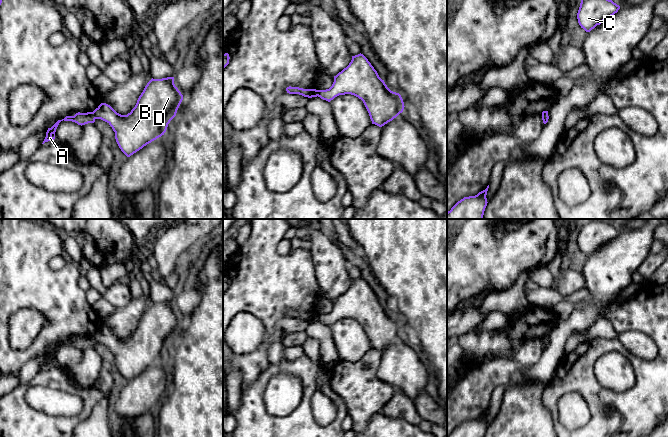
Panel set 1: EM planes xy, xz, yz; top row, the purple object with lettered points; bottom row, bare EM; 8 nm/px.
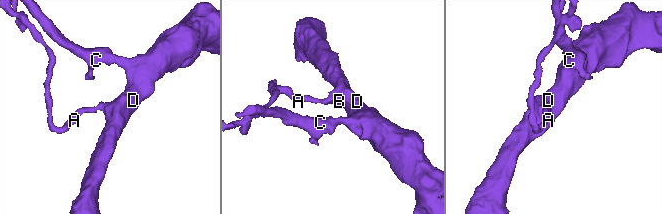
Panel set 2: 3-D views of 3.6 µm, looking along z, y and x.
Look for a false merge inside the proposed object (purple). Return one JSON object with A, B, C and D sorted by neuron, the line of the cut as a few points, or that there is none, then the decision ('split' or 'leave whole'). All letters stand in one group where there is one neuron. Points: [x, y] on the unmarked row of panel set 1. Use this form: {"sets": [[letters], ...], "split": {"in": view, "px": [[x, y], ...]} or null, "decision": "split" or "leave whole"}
{"sets": [["A"], ["B", "C", "D"]], "split": {"in": "xy", "px": [[92, 336], [96, 342]]}, "decision": "split"}

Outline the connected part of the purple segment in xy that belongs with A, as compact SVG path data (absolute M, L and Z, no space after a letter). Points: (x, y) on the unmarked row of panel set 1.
M78 336L74 340L66 340L64 343L58 344L51 352L48 352L48 354L46 356L46 361L42 368L55 363L56 353L57 353L59 347L63 344L72 345L72 346L75 346L78 349L82 350L82 349L88 348L88 347L94 347L95 343L96 343L96 341L94 340L93 336L87 336L87 337Z

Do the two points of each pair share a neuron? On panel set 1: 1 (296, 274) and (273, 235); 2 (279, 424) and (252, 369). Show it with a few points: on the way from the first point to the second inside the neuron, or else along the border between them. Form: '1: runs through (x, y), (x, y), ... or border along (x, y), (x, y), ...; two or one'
1: runs through (286, 267), (272, 253), (272, 245); one
2: border along (270, 363), (250, 385), (242, 390); two

